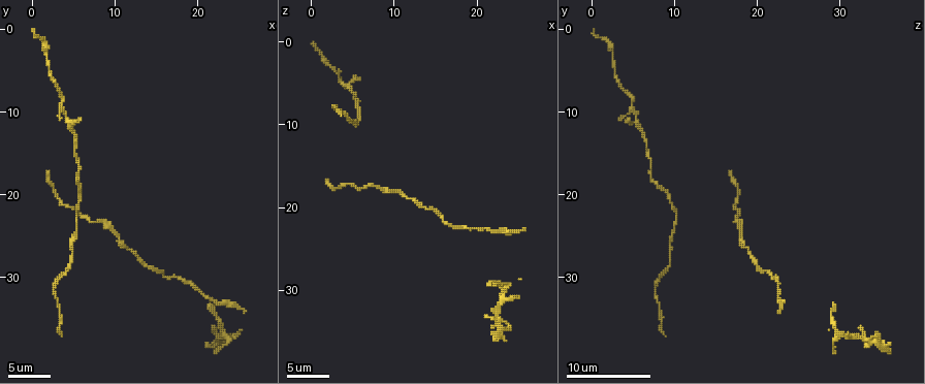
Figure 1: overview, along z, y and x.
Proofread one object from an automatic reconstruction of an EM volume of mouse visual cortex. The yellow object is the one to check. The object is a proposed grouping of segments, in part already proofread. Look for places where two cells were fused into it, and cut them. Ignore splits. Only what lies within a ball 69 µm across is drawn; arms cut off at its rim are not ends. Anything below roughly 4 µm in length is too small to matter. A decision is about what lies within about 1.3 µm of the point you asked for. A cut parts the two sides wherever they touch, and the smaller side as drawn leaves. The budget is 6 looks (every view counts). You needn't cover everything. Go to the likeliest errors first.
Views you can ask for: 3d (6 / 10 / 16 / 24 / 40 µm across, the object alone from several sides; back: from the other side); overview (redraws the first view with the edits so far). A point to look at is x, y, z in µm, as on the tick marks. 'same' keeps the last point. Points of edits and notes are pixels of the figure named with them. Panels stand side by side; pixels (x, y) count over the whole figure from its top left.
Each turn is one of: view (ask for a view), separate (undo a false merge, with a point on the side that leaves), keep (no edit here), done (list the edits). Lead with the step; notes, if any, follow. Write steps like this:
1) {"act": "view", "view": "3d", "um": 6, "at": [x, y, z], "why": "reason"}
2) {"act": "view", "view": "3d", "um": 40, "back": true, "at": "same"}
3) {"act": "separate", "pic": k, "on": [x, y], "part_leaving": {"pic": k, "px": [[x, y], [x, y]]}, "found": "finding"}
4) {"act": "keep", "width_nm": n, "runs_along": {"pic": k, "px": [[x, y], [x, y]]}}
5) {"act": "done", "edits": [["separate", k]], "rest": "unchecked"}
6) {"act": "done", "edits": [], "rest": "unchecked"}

{"act": "view", "view": "3d", "um": 16, "at": [4.0, 11.0, 5.4], "why": "thin neck"}

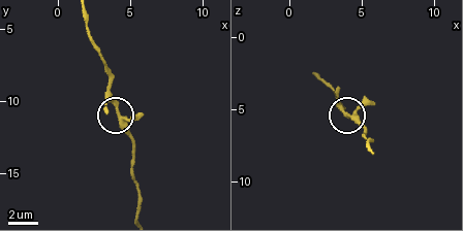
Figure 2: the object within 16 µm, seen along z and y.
{"act": "keep", "found": "continuous, no second cell"}

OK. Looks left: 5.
{"act": "view", "view": "3d", "um": 16, "at": [4.8, 21.4, 17.2]}

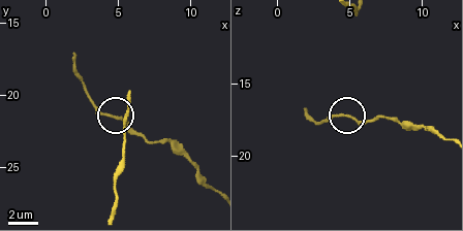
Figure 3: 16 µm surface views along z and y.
{"act": "view", "view": "3d", "um": 6, "at": [5.0, 21.6, 17.4], "why": "zoom in"}

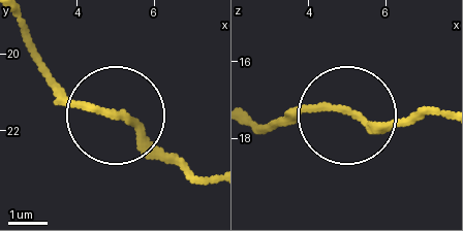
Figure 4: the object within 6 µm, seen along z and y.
{"act": "keep", "side_arm_um": 7, "found": "continuous, no second cell"}

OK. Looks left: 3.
{"act": "view", "view": "3d", "um": 6, "at": [11.6, 26.4, 19.0], "why": "a narrow waist"}

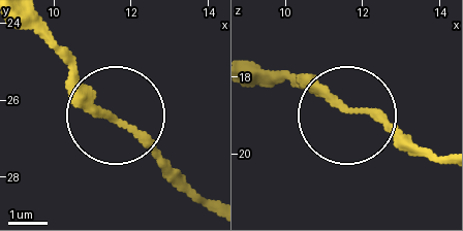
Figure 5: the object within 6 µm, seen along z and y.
{"act": "view", "view": "3d", "um": 6, "back": true, "at": [11.75, 26.55, 18.90]}

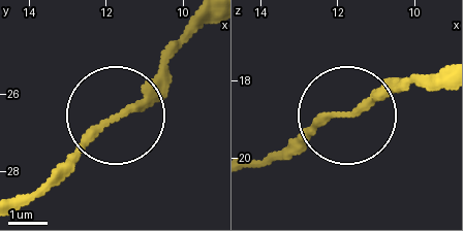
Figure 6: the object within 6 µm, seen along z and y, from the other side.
{"act": "keep", "runs_along": {"pic": 6, "px": [[213, 20], [49, 184]]}, "found": "all the same cell"}

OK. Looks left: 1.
{"act": "done", "edits": [], "rest": "unchecked"}

